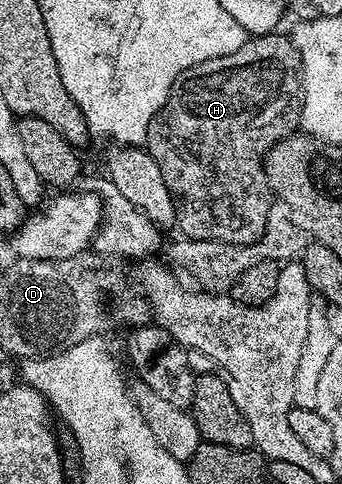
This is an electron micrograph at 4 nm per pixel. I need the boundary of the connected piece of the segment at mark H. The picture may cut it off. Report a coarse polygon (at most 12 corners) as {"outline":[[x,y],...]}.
{"outline":[[288,34],[184,71],[147,125],[184,238],[247,246],[261,127],[302,94]]}

